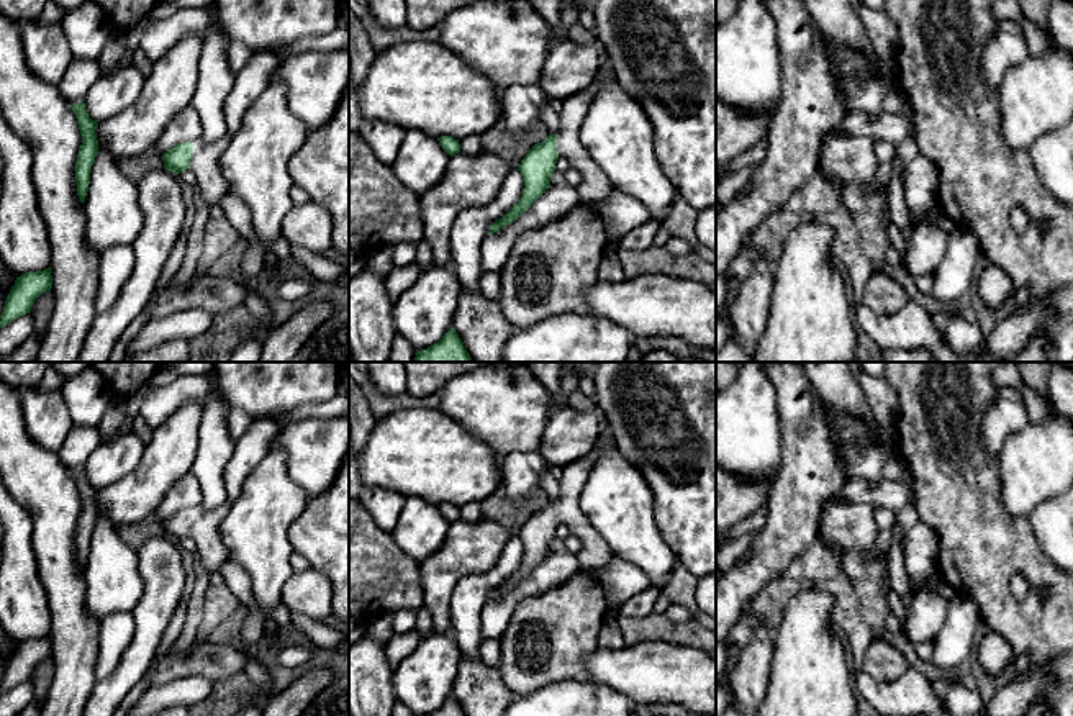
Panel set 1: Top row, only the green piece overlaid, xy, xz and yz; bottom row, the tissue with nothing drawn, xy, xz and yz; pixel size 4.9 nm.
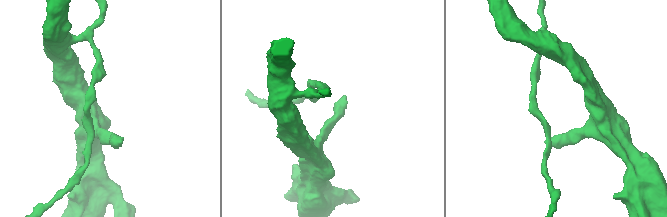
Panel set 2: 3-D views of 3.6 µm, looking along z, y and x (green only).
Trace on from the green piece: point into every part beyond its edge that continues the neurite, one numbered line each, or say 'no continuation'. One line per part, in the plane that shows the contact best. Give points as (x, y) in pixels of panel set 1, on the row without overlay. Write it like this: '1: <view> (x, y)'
1: xy (212, 552)

